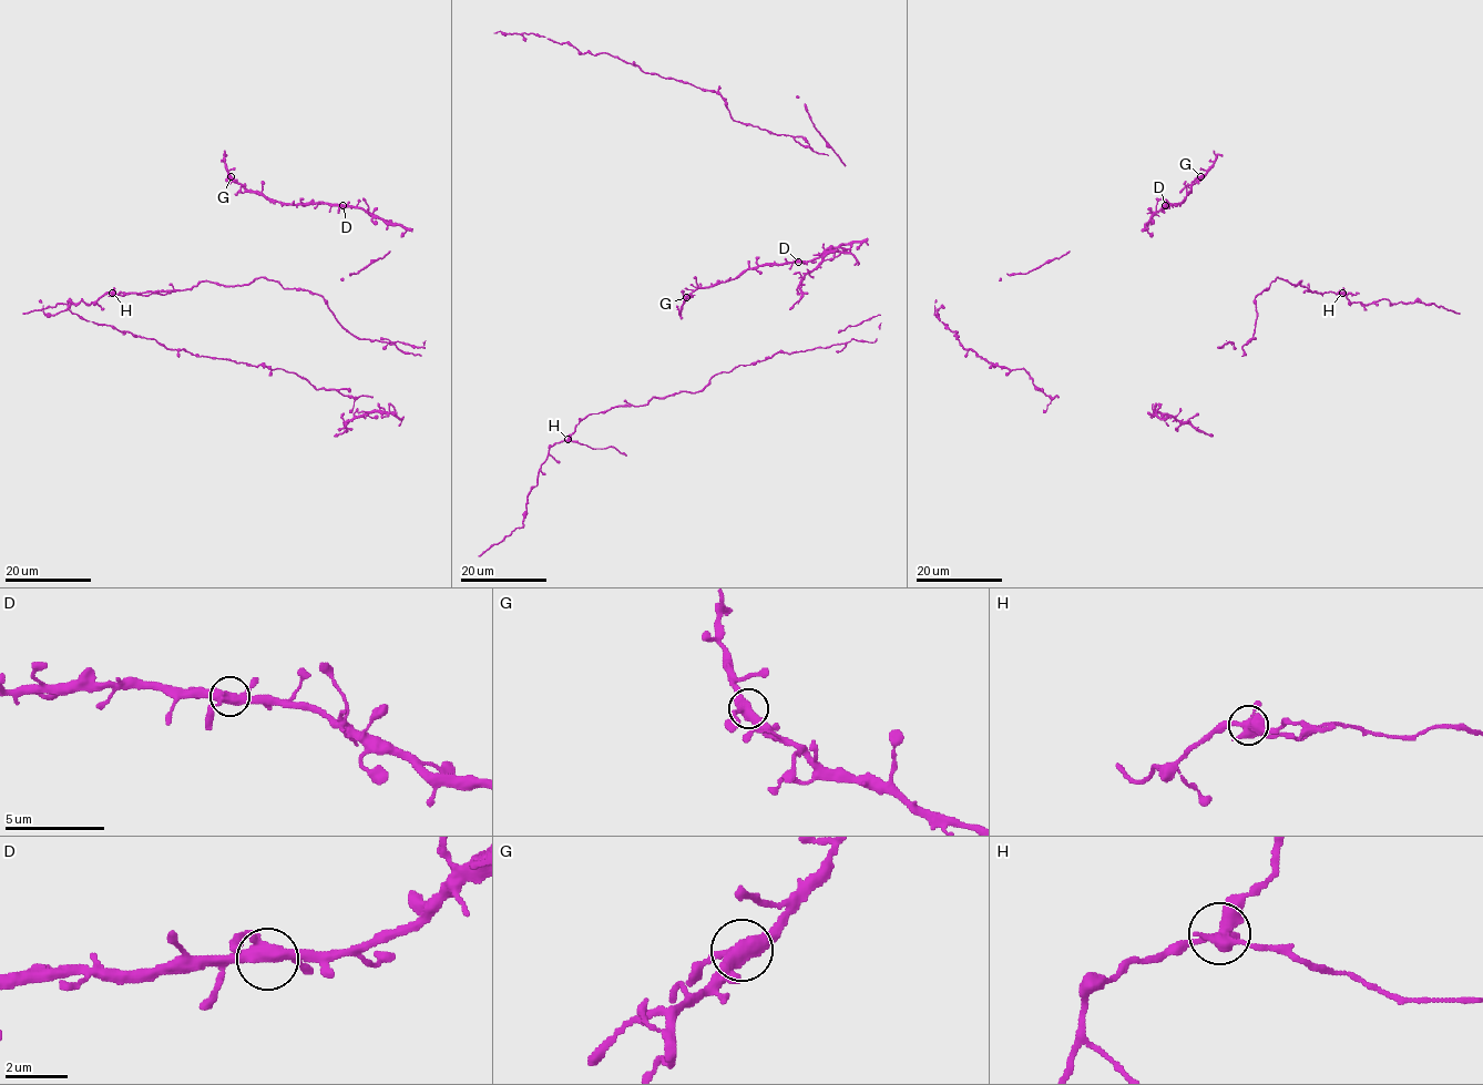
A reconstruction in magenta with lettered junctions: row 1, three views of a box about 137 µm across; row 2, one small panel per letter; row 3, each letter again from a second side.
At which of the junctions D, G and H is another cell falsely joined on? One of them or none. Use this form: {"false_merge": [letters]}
{"false_merge": ["H"]}

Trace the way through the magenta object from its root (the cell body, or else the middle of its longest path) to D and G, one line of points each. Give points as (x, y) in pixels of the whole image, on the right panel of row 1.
D: (1146, 224), (1165, 205)
G: (1146, 224), (1166, 203), (1179, 204), (1200, 176)

